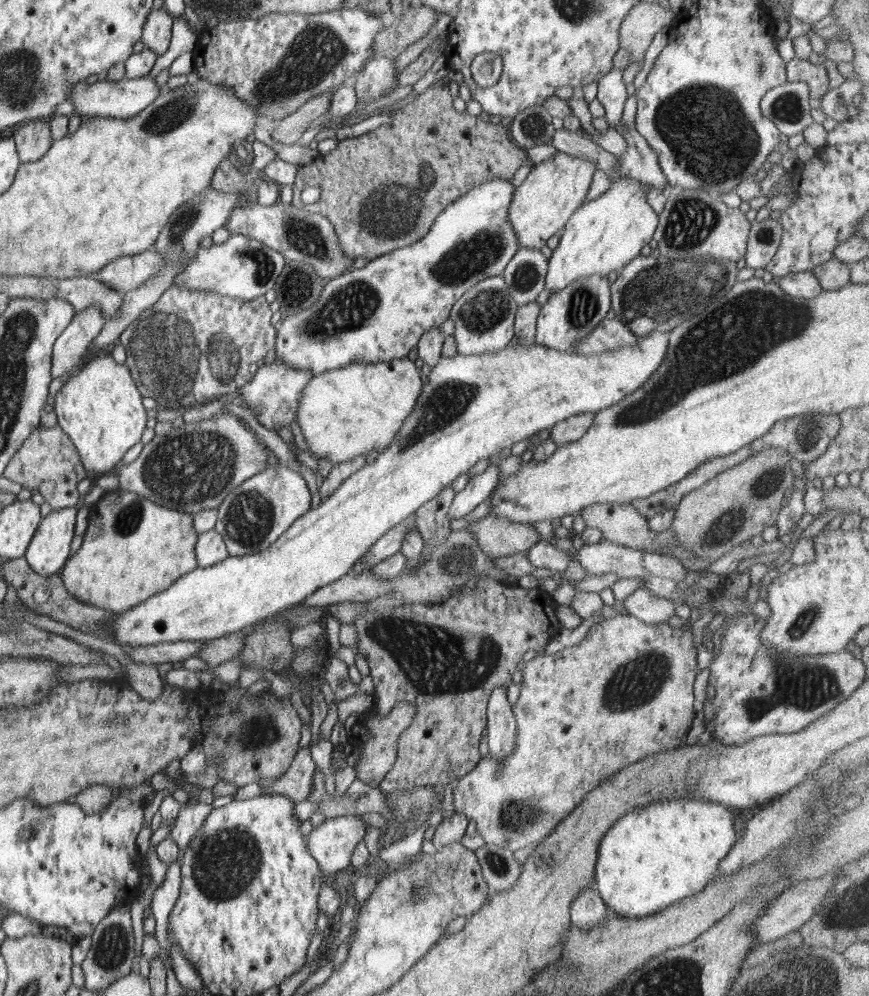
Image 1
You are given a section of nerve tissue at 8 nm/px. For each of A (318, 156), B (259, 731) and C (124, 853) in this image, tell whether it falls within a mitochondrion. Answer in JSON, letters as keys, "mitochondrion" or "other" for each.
{"A":"other","B":"mitochondrion","C":"other"}

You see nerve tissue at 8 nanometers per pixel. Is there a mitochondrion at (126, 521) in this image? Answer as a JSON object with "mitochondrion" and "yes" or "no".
{"mitochondrion":"yes"}

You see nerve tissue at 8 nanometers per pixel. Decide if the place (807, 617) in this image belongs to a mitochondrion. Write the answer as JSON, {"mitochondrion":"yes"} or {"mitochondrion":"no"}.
{"mitochondrion":"yes"}

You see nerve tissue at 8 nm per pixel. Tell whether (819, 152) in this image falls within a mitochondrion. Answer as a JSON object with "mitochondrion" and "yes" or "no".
{"mitochondrion":"no"}

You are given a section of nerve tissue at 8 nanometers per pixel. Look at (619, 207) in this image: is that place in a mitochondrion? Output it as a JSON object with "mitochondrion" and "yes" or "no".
{"mitochondrion":"no"}

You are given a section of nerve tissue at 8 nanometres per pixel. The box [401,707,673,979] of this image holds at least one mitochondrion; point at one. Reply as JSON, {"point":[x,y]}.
{"point":[514,817]}

